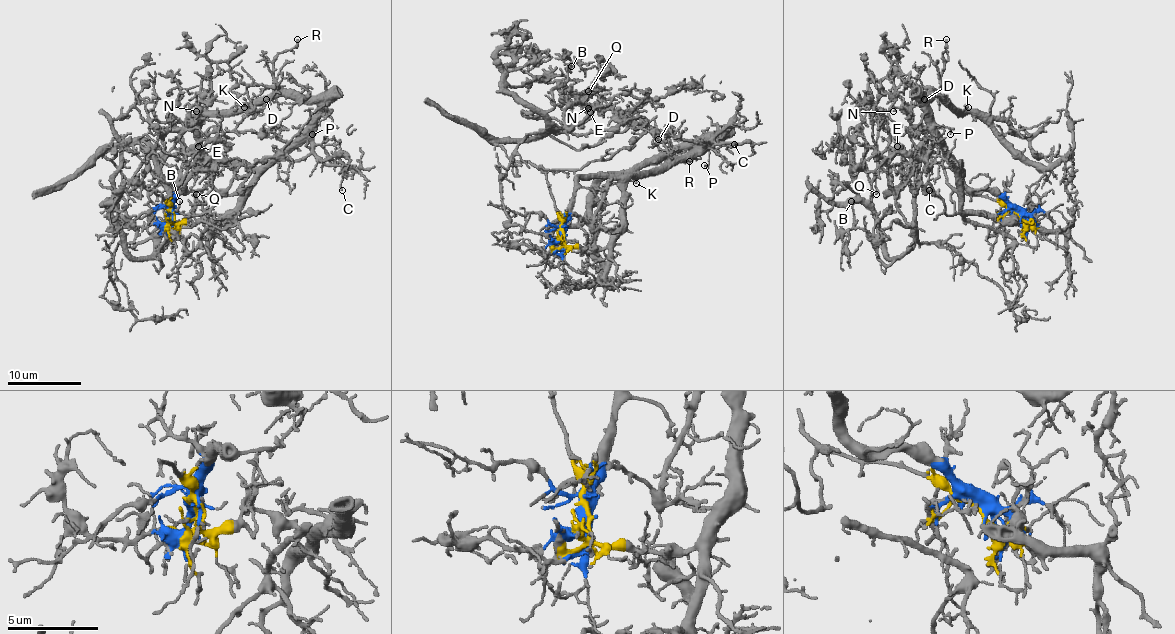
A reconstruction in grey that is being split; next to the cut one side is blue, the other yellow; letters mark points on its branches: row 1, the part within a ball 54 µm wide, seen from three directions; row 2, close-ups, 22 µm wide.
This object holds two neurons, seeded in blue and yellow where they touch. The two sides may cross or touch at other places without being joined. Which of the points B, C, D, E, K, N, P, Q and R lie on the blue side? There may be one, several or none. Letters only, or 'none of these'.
C, D, K, P, R

